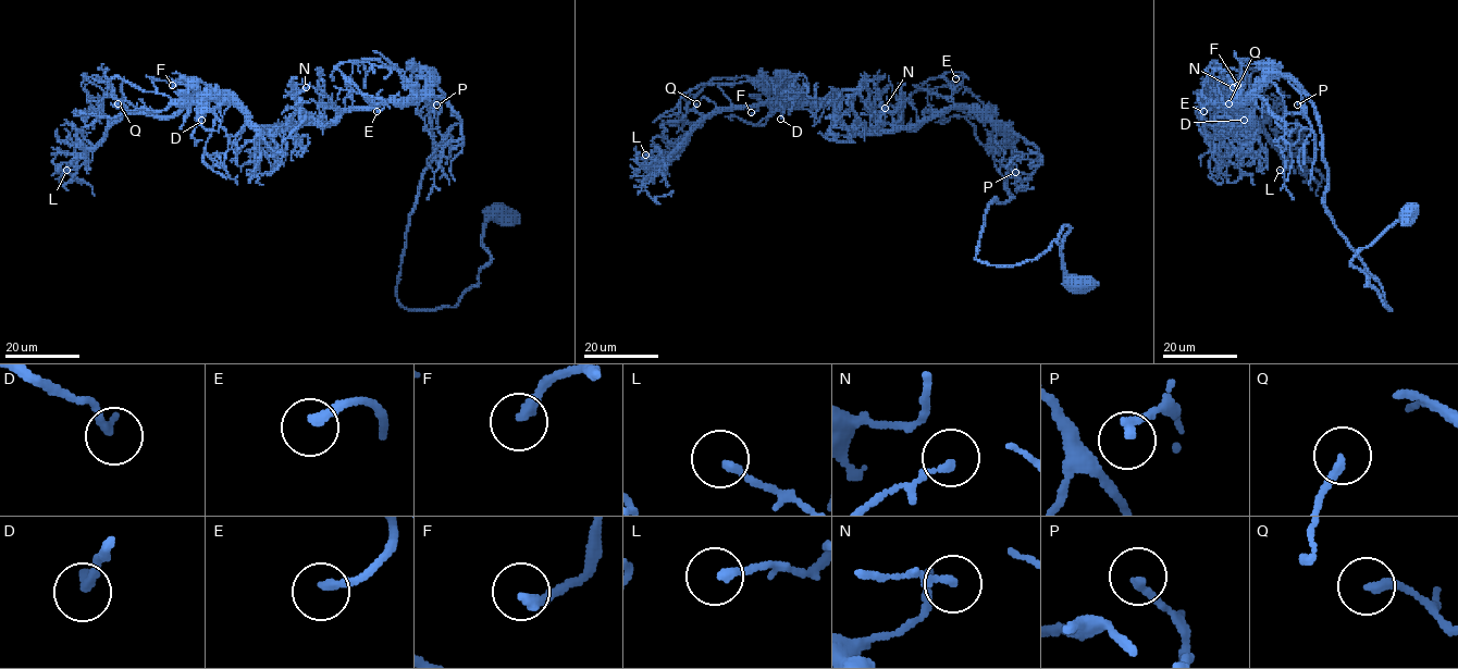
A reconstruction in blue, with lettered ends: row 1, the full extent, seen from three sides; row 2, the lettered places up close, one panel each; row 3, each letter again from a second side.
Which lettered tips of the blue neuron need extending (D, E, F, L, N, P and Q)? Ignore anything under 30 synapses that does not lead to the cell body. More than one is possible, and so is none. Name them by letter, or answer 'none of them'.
none of them

